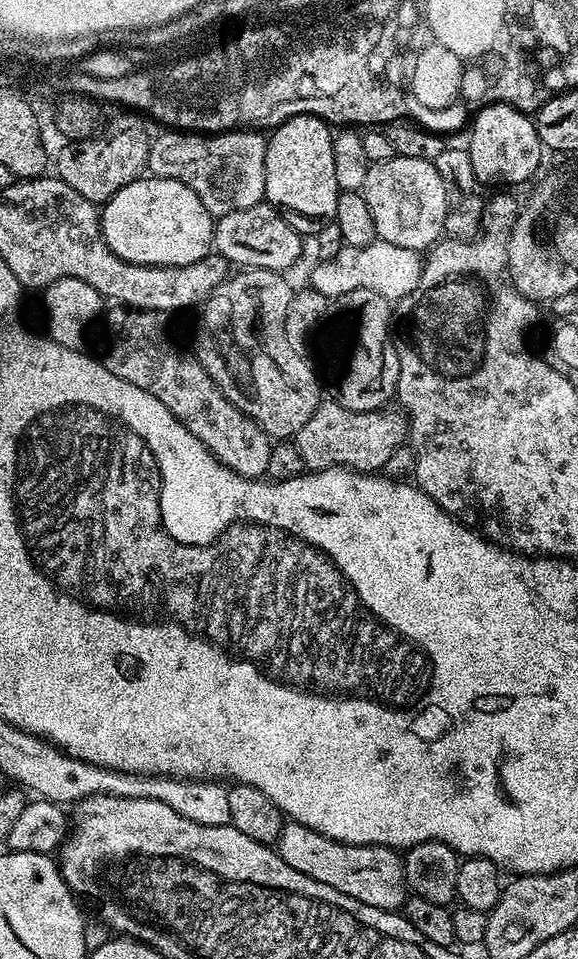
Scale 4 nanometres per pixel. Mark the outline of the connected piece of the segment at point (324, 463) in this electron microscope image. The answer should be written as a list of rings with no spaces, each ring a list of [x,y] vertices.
[[[325,399],[314,414],[310,414],[310,422],[306,422],[294,437],[305,469],[321,472],[327,468],[350,468],[354,472],[379,473],[386,458],[390,458],[394,450],[405,447],[408,434],[405,417],[399,411],[388,411],[355,412],[346,410],[346,406],[335,399]]]

